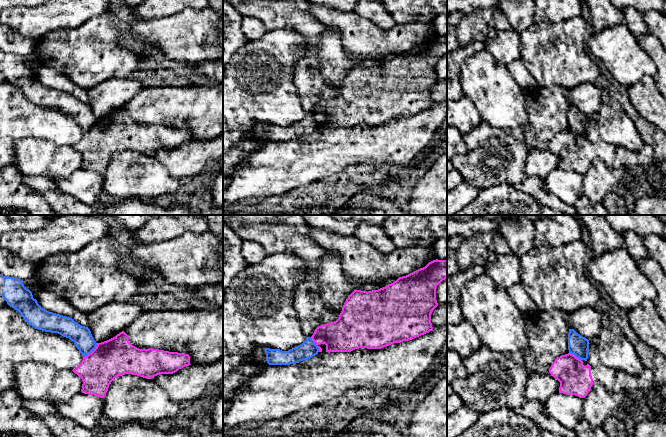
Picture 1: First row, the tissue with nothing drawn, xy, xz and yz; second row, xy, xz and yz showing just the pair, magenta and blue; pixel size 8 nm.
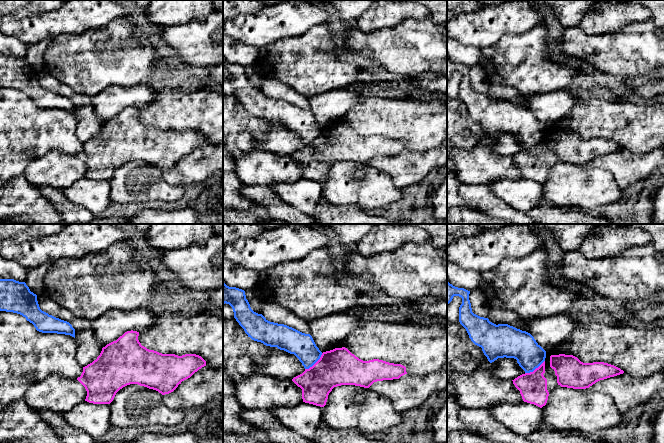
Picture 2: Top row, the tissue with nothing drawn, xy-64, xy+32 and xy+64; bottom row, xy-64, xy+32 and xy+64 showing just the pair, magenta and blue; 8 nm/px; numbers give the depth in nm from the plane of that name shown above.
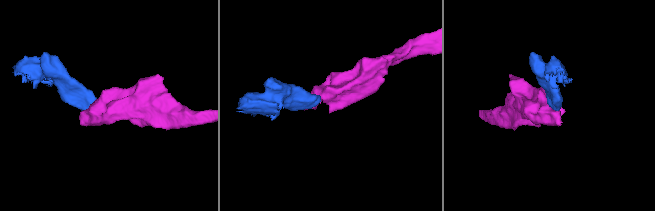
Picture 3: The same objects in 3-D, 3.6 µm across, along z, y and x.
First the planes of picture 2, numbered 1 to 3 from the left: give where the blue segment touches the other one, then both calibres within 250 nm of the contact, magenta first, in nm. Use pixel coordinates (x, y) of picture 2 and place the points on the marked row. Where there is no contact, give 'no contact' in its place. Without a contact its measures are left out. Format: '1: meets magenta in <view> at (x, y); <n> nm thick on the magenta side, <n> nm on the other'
1: no contact
2: meets magenta in xy+32 at (315, 363); 300 nm thick on the magenta side, 200 nm on the other
3: meets magenta in xy+64 at (535, 369); 220 nm thick on the magenta side, 240 nm on the other

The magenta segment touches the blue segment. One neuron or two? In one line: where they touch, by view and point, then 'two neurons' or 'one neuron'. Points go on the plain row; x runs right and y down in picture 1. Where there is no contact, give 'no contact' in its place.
xy (92, 127) | two neurons

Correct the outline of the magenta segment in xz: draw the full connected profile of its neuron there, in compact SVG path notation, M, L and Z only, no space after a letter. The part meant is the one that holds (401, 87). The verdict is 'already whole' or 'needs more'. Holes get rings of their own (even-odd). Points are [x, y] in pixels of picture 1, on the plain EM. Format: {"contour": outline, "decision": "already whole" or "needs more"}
{"contour": "M433 36L420 44L383 64L372 67L354 66L346 75L339 94L318 102L311 112L319 128L351 128L359 124L381 125L394 119L412 116L433 106L432 87L438 82L436 76L437 62L447 54L447 36Z", "decision": "needs more"}

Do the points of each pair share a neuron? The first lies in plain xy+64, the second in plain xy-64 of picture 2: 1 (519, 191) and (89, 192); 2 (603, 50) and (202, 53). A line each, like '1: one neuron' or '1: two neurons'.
1: one neuron
2: one neuron

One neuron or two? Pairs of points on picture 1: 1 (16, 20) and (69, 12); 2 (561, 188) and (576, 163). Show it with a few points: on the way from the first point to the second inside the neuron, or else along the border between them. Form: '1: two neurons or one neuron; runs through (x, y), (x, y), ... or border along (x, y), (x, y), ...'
1: one neuron; runs through (29, 20), (40, 20), (56, 13)
2: two neurons; border along (558, 167), (583, 174)

